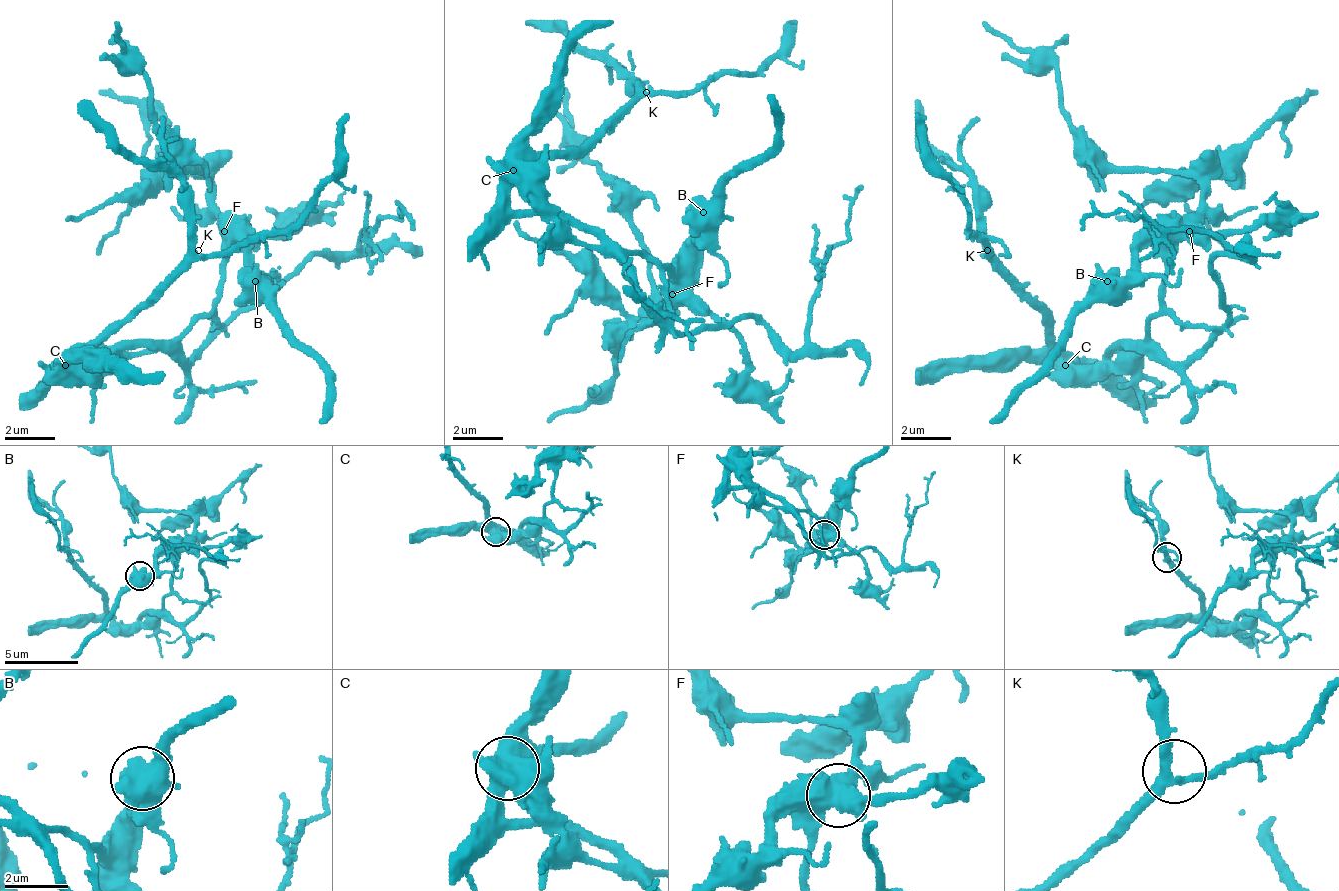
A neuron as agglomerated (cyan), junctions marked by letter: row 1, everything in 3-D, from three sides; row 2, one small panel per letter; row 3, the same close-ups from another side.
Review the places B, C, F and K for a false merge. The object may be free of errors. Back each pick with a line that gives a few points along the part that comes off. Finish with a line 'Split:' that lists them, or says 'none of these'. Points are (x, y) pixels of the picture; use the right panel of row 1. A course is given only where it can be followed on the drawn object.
C: course (1063, 363), (1126, 344), (1183, 363), (1227, 319), (1214, 262), (1246, 256), (1132, 212), (1094, 212), (1082, 231)
Split: C

